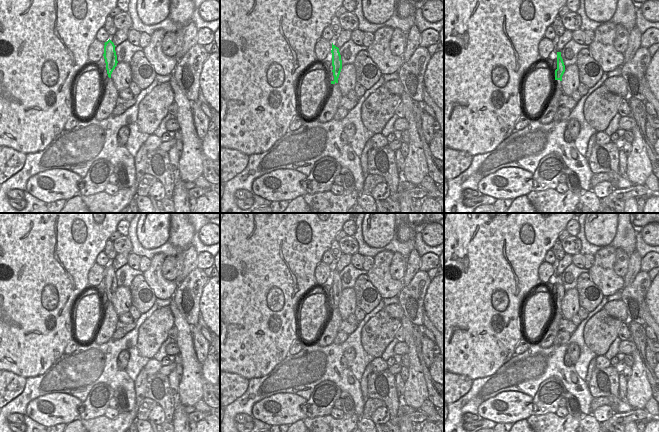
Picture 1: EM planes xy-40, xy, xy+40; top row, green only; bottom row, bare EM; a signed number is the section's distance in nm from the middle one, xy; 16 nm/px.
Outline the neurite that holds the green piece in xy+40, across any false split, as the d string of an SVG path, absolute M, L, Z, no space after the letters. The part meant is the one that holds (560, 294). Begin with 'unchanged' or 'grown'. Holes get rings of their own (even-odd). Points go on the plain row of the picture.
grown | M557 276L557 293L555 294L555 312L562 314L562 300L565 296L565 289L561 281L561 276Z

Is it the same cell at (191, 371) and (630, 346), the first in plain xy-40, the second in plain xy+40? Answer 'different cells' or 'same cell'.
different cells

